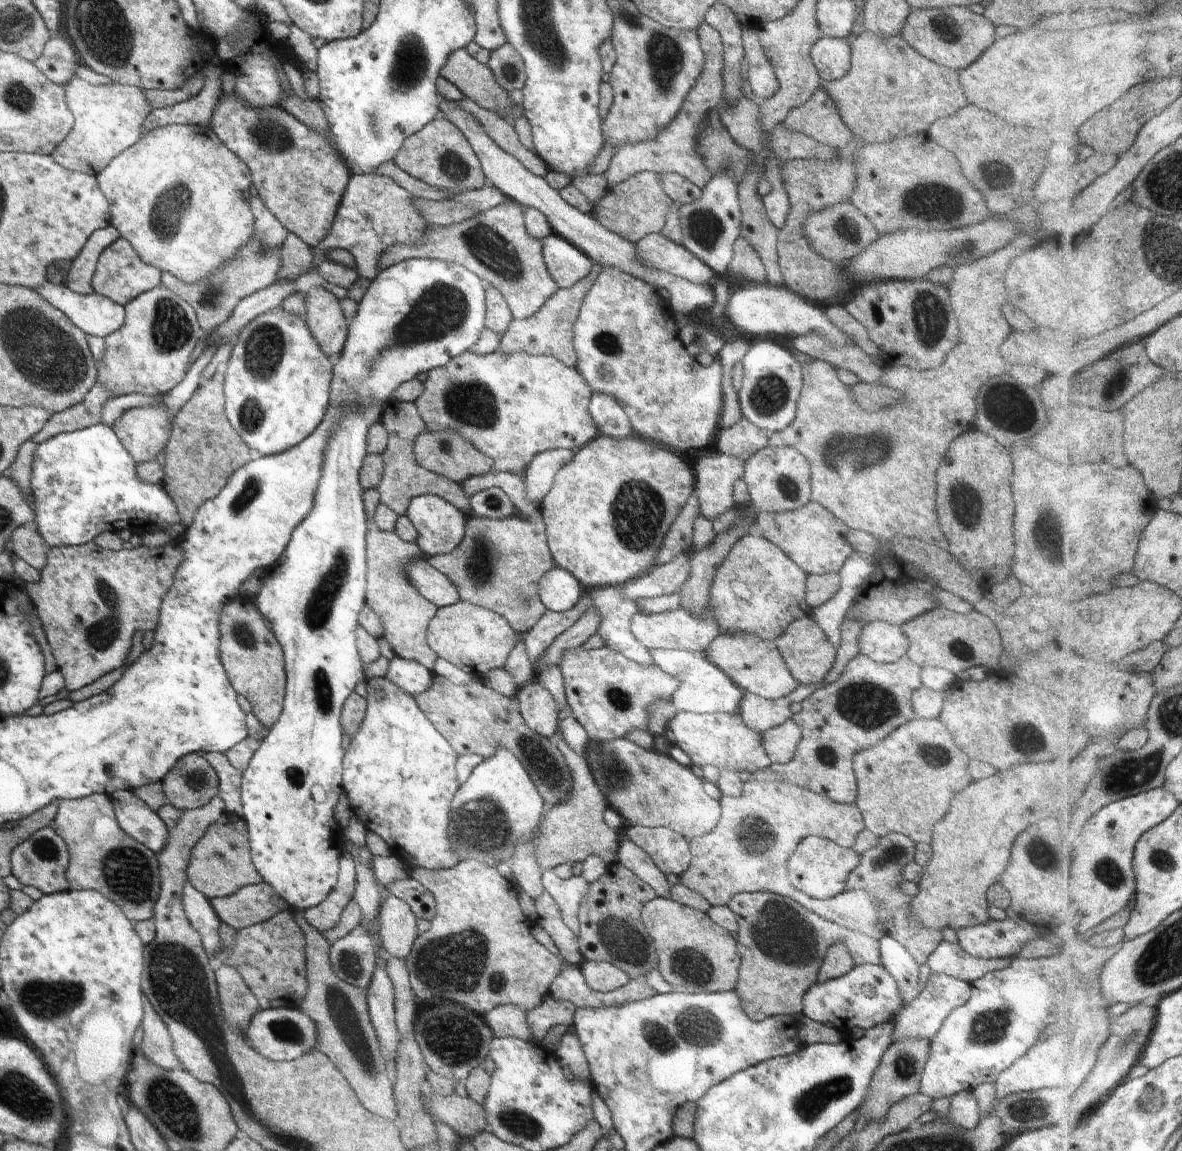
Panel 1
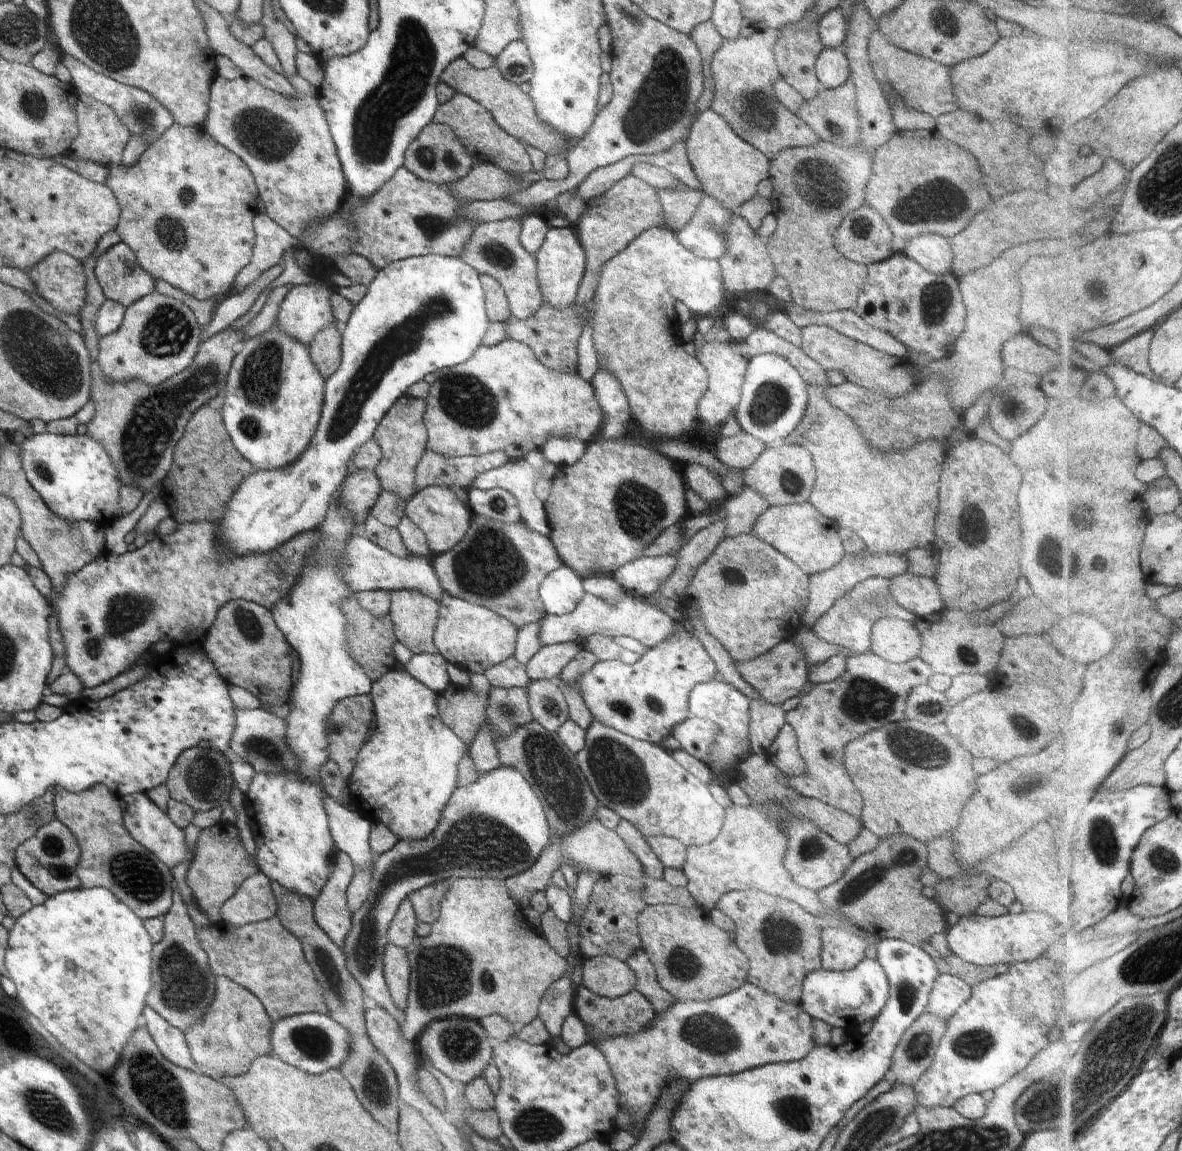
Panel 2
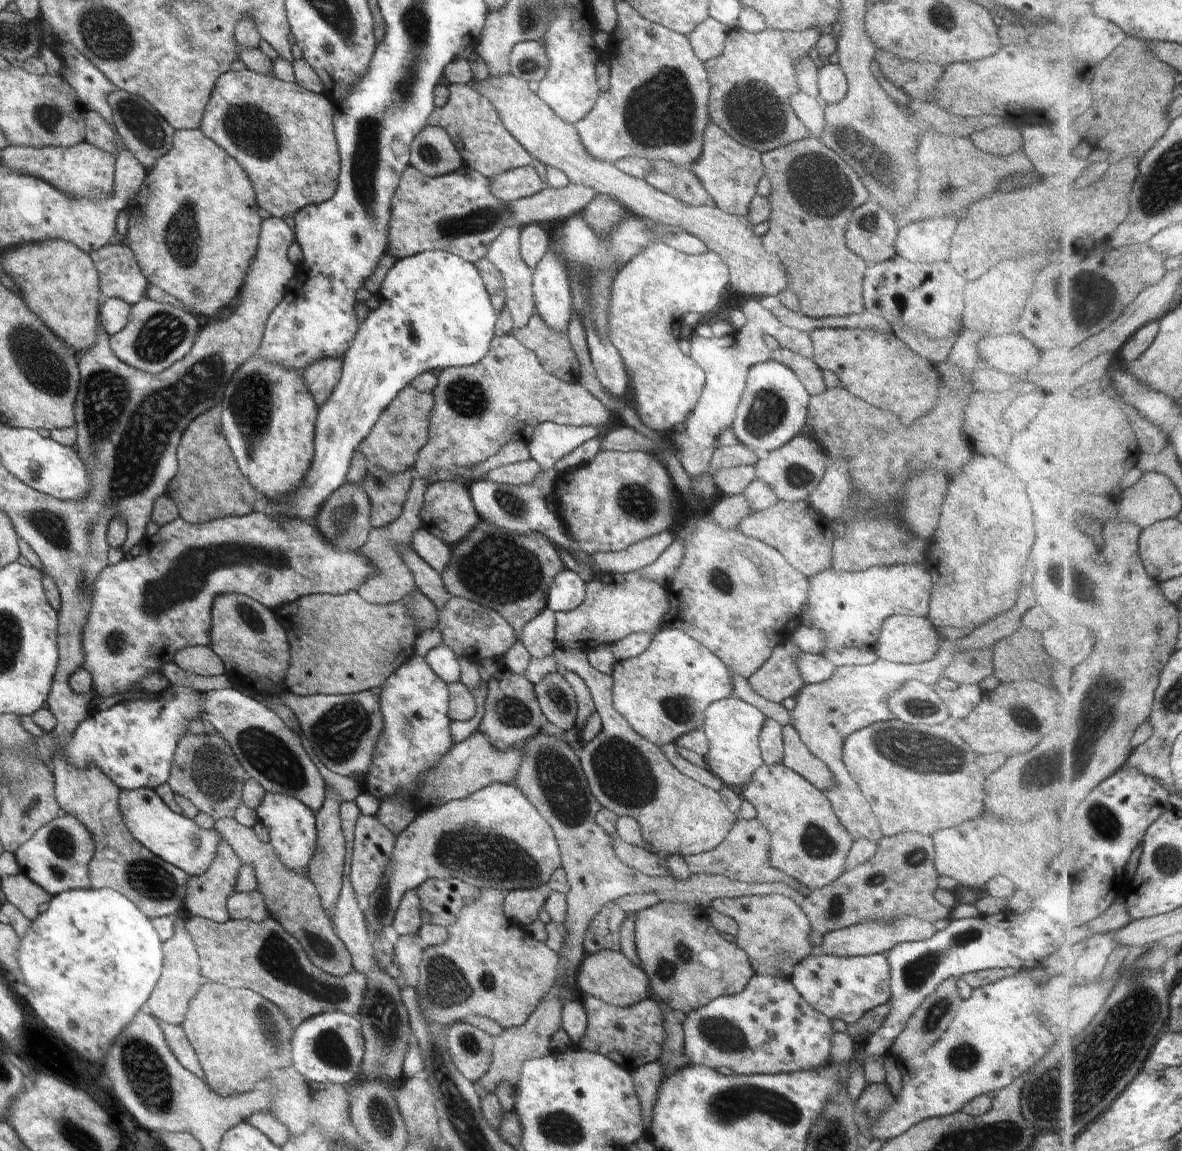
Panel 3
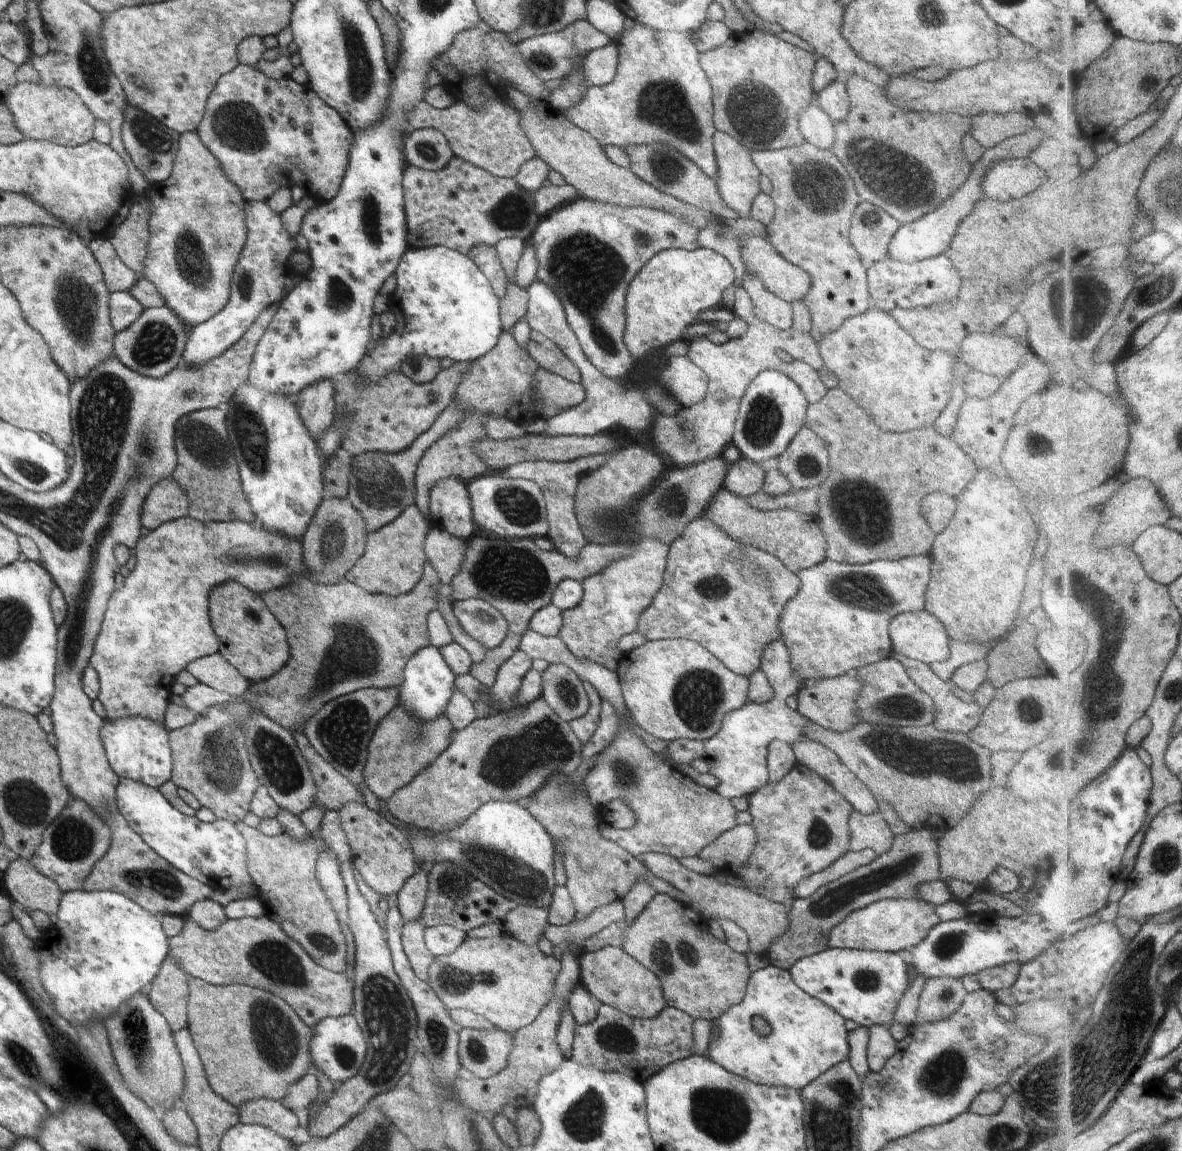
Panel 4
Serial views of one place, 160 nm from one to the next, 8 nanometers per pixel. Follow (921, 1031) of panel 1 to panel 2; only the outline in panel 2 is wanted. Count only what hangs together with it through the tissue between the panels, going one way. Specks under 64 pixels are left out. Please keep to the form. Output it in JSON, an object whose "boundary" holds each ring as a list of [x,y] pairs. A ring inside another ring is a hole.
{"boundary":[[[935,973],[926,1013],[947,1021],[971,995],[971,986],[948,973]]]}

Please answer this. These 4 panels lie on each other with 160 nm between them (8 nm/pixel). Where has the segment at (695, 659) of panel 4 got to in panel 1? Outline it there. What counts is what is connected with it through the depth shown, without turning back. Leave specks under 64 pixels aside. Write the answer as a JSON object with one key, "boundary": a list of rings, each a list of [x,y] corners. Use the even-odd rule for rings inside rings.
{"boundary":[[[604,645],[597,649],[576,647],[563,654],[560,670],[565,682],[565,695],[572,716],[586,729],[589,740],[603,743],[625,737],[633,728],[648,731],[648,707],[656,701],[672,702],[673,692],[678,688],[679,680],[665,673],[658,665],[646,667],[628,660],[622,653]]]}

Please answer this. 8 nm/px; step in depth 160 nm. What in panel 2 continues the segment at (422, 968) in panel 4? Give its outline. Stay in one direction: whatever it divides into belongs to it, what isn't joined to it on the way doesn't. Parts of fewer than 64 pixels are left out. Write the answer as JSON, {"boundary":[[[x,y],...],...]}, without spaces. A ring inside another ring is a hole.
{"boundary":[[[388,941],[383,954],[384,978],[389,988],[391,999],[404,1013],[409,995],[409,980],[411,975],[406,951]]]}

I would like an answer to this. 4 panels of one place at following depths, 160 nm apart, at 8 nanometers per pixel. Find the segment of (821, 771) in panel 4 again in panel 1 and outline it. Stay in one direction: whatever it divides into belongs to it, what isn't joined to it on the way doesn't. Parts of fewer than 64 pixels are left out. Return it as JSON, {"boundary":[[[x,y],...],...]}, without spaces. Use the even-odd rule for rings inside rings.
{"boundary":[[[790,718],[762,734],[762,744],[771,762],[783,765],[792,760],[800,737],[800,727]]]}

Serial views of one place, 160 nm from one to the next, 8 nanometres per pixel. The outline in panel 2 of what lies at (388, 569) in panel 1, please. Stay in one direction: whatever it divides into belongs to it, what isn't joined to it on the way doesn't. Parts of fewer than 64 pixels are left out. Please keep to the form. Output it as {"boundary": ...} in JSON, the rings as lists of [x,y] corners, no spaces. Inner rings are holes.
{"boundary":[[[410,589],[390,591],[390,598],[389,615],[397,640],[415,655],[438,653],[433,634],[439,615],[439,602]]]}

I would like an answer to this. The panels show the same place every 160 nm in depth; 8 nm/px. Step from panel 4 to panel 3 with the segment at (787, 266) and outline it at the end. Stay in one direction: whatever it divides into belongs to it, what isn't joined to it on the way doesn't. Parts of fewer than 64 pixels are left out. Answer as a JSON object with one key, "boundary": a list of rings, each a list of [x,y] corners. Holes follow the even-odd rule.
{"boundary":[[[460,58],[448,64],[444,68],[444,80],[448,80],[448,85],[464,85],[472,86],[472,90],[476,90],[476,93],[480,96],[484,96],[493,108],[498,112],[500,116],[500,122],[504,128],[516,138],[516,141],[535,159],[540,160],[546,164],[546,167],[552,166],[560,171],[567,179],[569,183],[573,184],[584,184],[594,188],[598,195],[612,196],[616,198],[620,204],[624,204],[628,211],[631,211],[638,217],[646,218],[654,224],[662,224],[666,226],[675,226],[676,228],[683,228],[689,234],[696,236],[698,240],[702,240],[708,251],[712,251],[718,254],[722,261],[728,266],[729,271],[729,285],[731,290],[744,295],[744,297],[759,298],[759,297],[777,297],[782,290],[788,287],[788,276],[784,272],[784,266],[782,262],[774,256],[774,254],[768,253],[764,250],[762,240],[760,237],[754,234],[753,225],[744,216],[730,215],[717,207],[706,207],[706,206],[688,206],[682,204],[680,200],[668,196],[656,188],[652,188],[650,184],[647,184],[644,180],[633,178],[628,176],[624,172],[621,172],[615,164],[610,162],[598,162],[594,160],[592,156],[588,156],[588,152],[584,150],[580,142],[580,138],[577,134],[575,126],[572,124],[566,124],[564,120],[560,120],[558,116],[537,96],[536,93],[532,93],[528,86],[528,83],[524,80],[518,80],[510,74],[504,74],[504,76],[488,76],[488,78],[480,79],[476,78],[471,65],[466,58]]]}

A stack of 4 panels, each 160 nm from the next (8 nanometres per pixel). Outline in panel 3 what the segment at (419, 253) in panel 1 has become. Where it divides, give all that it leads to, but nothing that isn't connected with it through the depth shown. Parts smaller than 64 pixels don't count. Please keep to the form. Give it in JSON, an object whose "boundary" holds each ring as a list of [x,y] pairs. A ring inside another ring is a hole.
{"boundary":[[[508,226],[504,228],[492,244],[488,244],[484,258],[502,274],[505,287],[505,307],[508,310],[512,321],[513,328],[522,329],[528,324],[532,316],[537,315],[536,304],[534,303],[533,294],[533,269],[524,262],[520,250],[521,229],[517,226]]]}

